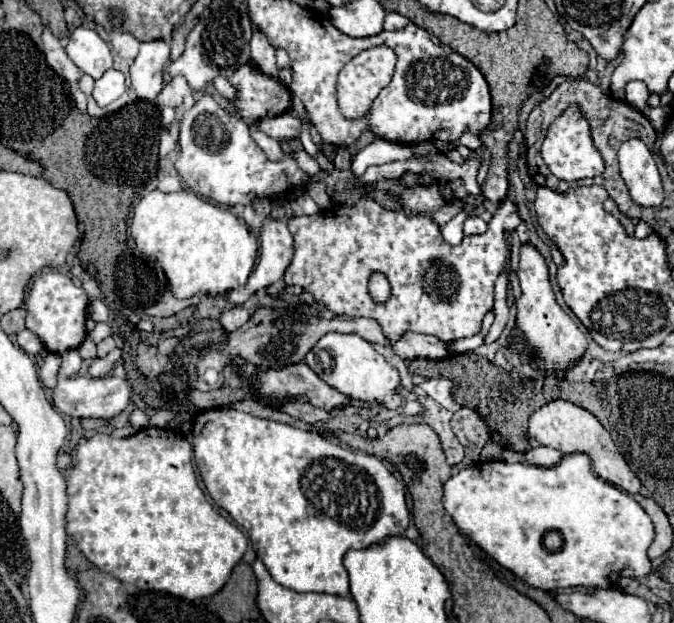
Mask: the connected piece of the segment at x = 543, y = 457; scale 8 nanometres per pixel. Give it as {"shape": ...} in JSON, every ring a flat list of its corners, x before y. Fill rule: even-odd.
{"shape":[[536,446,530,452,526,452,526,460,534,466,552,468,562,460,562,452,558,452,554,448,546,448,546,446]]}

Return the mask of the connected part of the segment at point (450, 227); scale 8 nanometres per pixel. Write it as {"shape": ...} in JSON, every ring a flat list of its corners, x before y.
{"shape":[[458,212,458,214,442,228,442,234,444,234,444,238,446,238,448,244,460,244,460,242,462,242,462,238,464,238,464,234,462,234,464,220,466,220,466,218]]}

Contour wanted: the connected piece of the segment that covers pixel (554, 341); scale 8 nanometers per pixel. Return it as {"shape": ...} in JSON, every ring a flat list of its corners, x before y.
{"shape":[[528,242,520,246,518,278,520,278,522,294,516,302,516,308,518,308,516,328,520,330,524,342,534,348,534,352,540,360,538,366,542,366,546,370,568,368,570,364,574,364,586,352,588,342,586,342,584,332,576,326,576,322,556,302,556,296,554,296,554,290,552,290,552,284,550,284,548,264,546,264,544,256]]}

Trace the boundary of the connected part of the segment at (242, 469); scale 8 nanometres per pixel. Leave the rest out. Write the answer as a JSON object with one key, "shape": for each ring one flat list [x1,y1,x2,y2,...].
{"shape":[[226,408,208,410,208,412,202,412,194,422,194,458,196,458,196,464,198,464,198,470,206,484,208,494,214,498,214,502,218,506,222,506,234,518,234,522,238,526,242,524,242,528,250,536,250,542,252,542,258,558,262,558,270,576,278,584,282,584,290,590,296,590,296,592,324,592,324,594,334,594,334,596,348,596,350,594,348,572,342,564,344,554,348,550,364,550,368,546,380,544,388,536,404,536,408,522,410,522,410,514,408,514,408,508,404,502,404,484,392,472,388,472,388,468,376,456,370,456,360,450,348,450,348,448,328,444,320,434,306,432,306,430,300,430,294,426,254,418,252,414,244,414,238,410,226,410]]}

